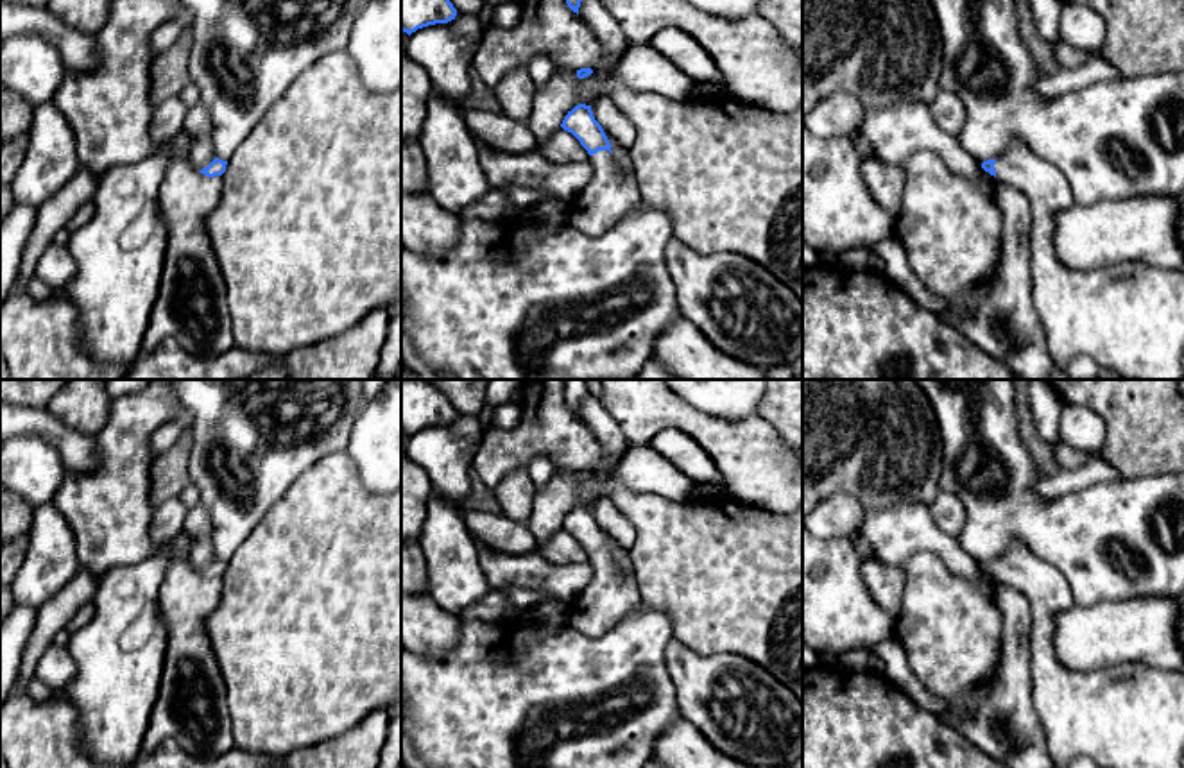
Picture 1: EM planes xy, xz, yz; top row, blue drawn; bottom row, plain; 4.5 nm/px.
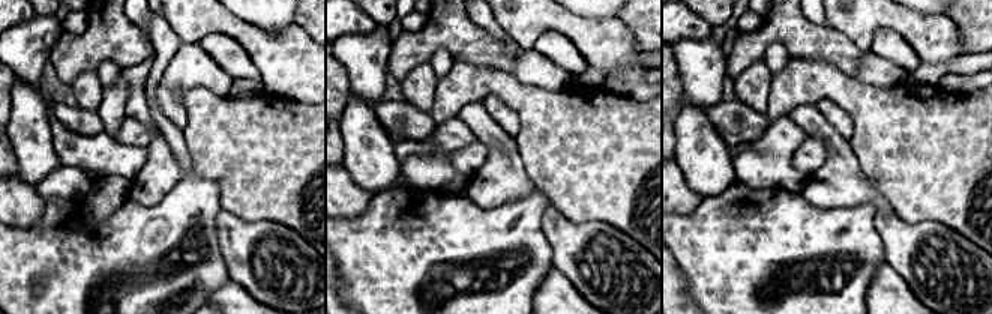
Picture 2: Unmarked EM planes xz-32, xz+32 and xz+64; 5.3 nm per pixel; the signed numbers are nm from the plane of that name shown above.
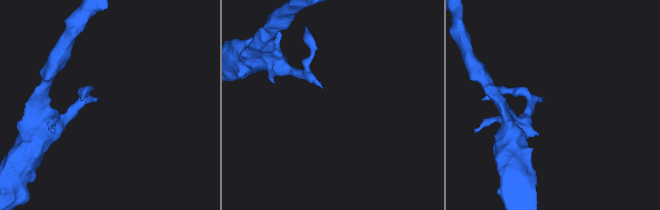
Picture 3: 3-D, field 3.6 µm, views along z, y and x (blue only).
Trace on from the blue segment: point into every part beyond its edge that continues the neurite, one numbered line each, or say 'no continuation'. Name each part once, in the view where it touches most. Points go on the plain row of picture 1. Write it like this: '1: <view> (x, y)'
1: xz (611, 595)

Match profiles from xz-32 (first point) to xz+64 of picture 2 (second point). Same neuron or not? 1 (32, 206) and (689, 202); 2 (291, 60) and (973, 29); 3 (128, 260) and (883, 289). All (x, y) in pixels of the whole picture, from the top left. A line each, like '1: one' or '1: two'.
1: one
2: two
3: two

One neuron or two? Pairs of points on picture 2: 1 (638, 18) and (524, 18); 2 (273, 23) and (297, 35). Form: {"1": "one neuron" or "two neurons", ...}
{"1": "two neurons", "2": "two neurons"}

